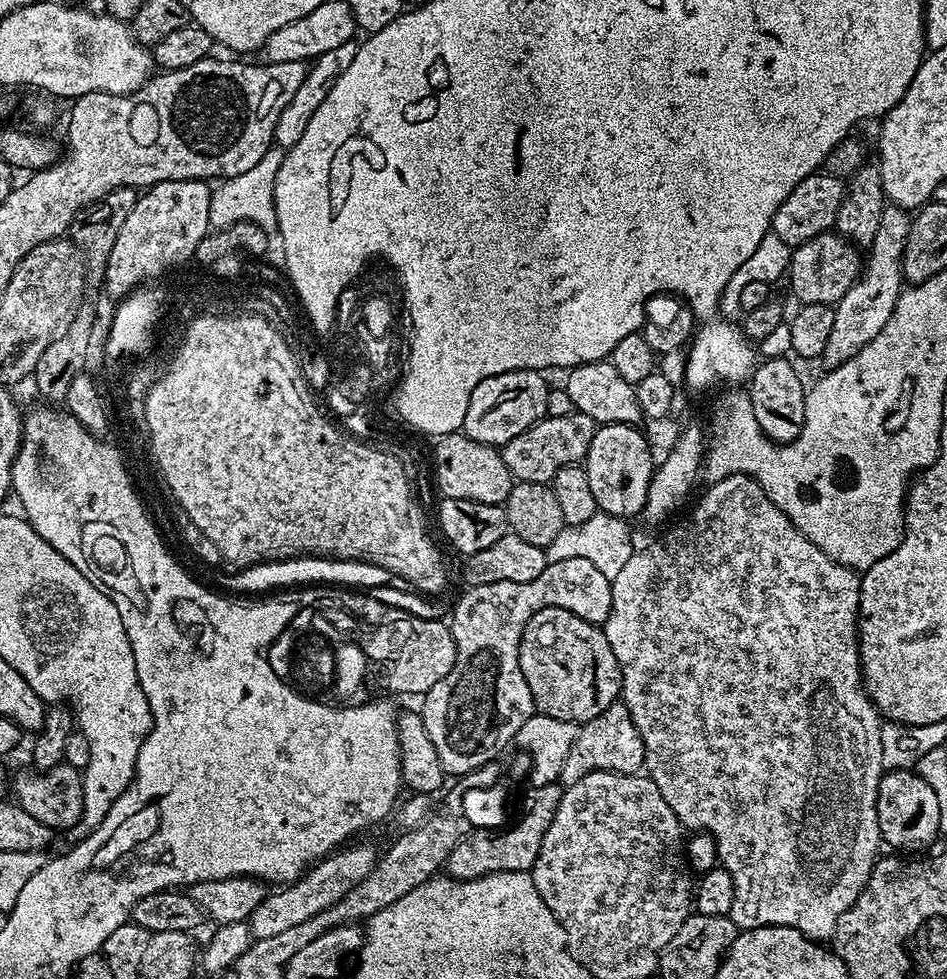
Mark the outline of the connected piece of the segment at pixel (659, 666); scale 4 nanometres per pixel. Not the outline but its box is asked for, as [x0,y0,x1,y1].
[602,474,885,942]

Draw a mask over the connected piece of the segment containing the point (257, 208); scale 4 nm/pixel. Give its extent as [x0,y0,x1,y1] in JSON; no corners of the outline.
[208,147,284,238]

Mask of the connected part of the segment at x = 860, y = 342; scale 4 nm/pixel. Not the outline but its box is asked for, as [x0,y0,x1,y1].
[822,206,912,370]

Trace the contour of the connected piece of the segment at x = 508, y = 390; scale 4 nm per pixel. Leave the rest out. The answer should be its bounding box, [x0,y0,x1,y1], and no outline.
[462,368,550,446]

